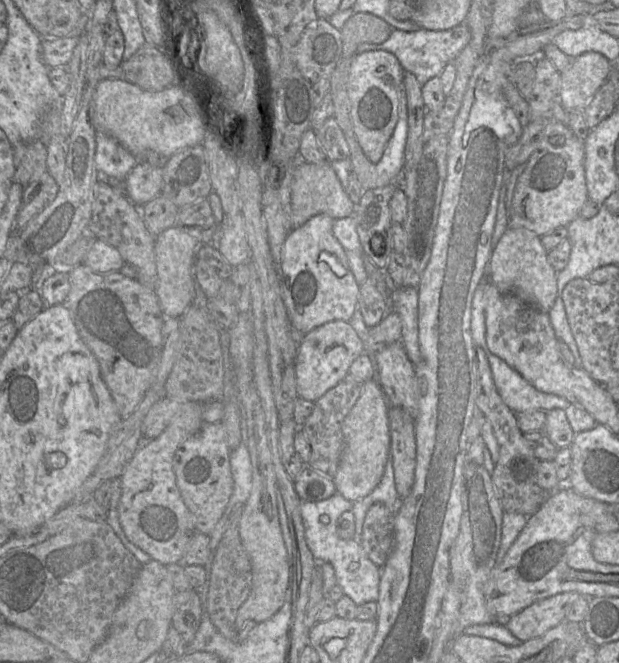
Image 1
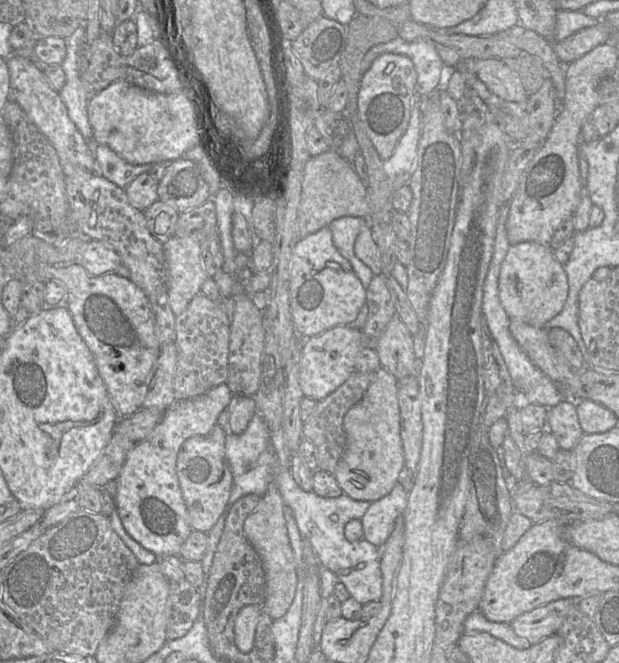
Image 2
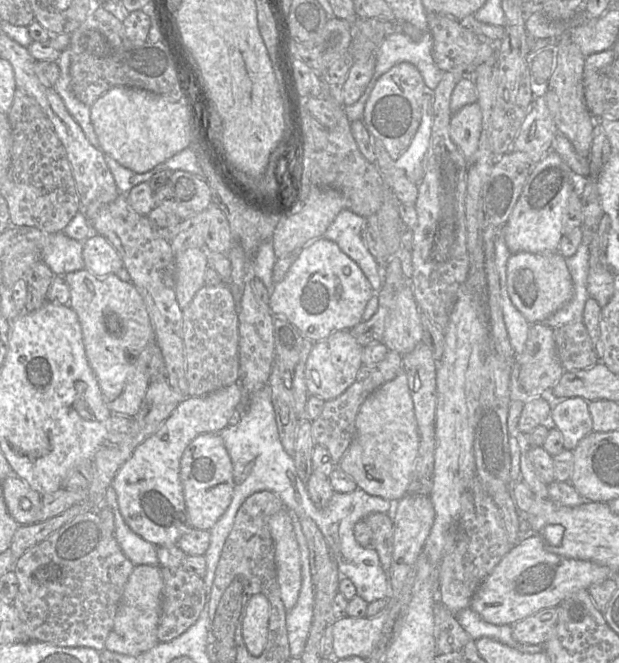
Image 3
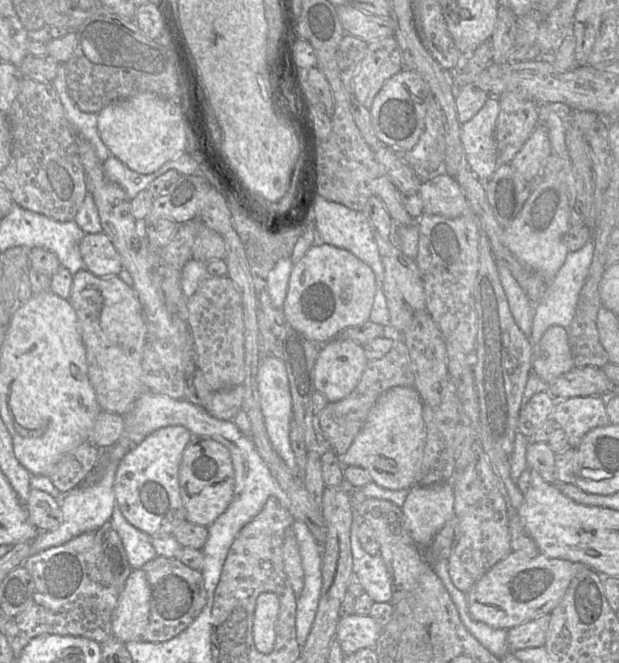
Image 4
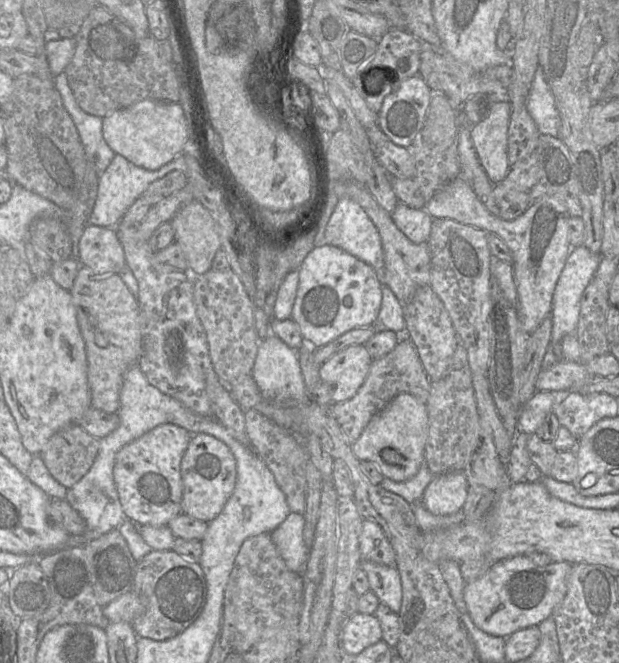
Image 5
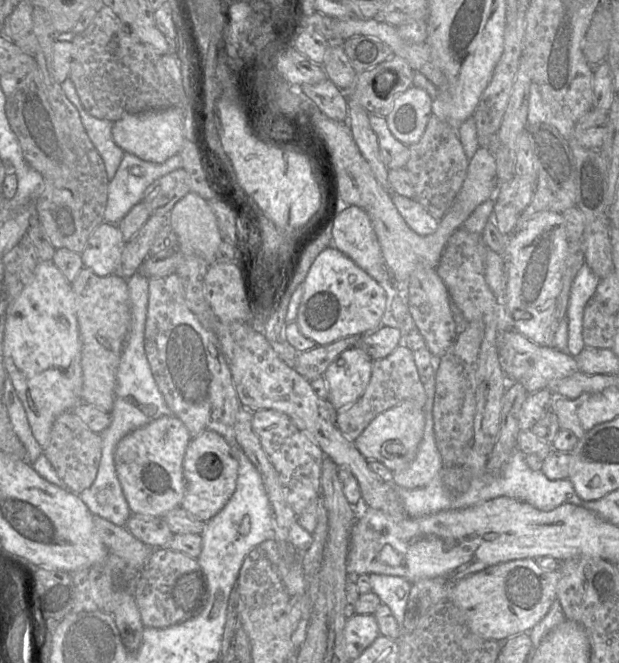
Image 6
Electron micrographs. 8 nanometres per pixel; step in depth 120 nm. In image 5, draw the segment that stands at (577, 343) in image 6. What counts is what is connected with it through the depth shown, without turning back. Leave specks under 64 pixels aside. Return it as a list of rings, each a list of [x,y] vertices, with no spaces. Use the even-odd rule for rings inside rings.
[[[584,245],[574,248],[568,255],[565,266],[556,283],[552,298],[552,309],[549,317],[552,319],[551,341],[561,342],[567,334],[575,334],[581,308],[581,297],[584,290],[595,276],[599,267],[601,254],[596,254]]]

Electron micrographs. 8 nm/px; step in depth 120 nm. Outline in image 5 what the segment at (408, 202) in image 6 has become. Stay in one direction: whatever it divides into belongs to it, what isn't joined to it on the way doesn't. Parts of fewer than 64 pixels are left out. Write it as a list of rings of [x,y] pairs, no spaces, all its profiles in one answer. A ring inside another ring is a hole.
[[[398,202],[391,216],[396,227],[411,242],[427,242],[433,218],[424,208],[415,209]]]

